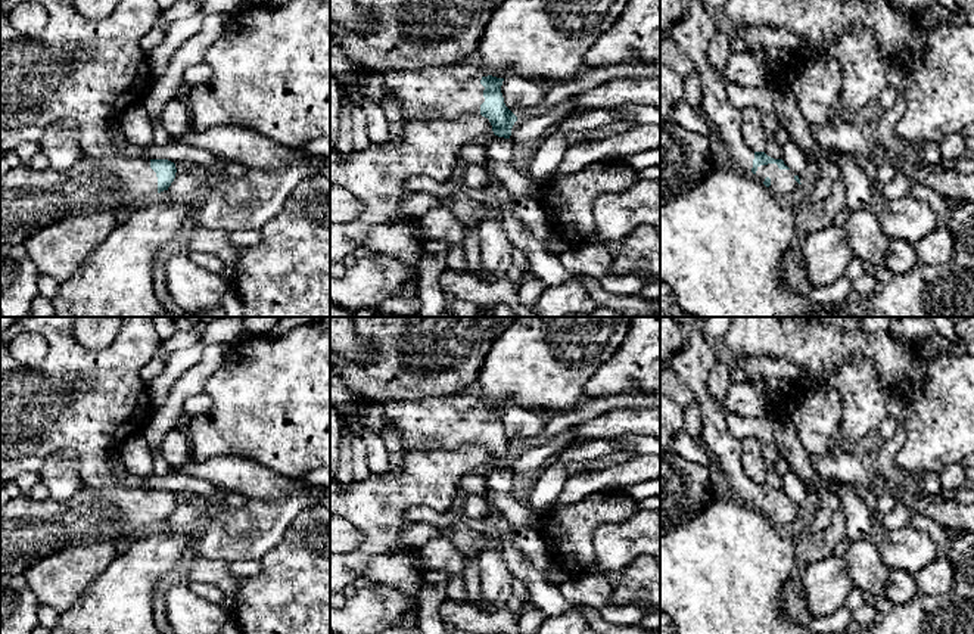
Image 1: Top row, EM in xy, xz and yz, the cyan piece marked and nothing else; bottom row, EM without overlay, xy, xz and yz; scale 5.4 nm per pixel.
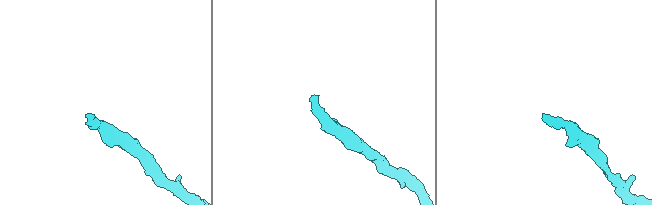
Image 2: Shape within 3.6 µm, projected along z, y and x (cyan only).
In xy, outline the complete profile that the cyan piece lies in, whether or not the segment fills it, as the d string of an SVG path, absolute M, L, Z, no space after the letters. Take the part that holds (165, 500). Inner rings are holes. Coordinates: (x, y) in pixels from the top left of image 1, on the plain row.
M81 487L65 501L12 498L0 506L0 574L21 575L34 562L81 544L124 544L168 520L175 503L168 490L122 487Z

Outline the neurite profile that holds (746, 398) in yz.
M750 379L734 382L726 395L726 410L741 417L765 417L771 401L766 386L757 385Z

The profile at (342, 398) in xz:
M330 369L330 404L345 416L357 413L357 401L361 397L352 392L345 382Z

